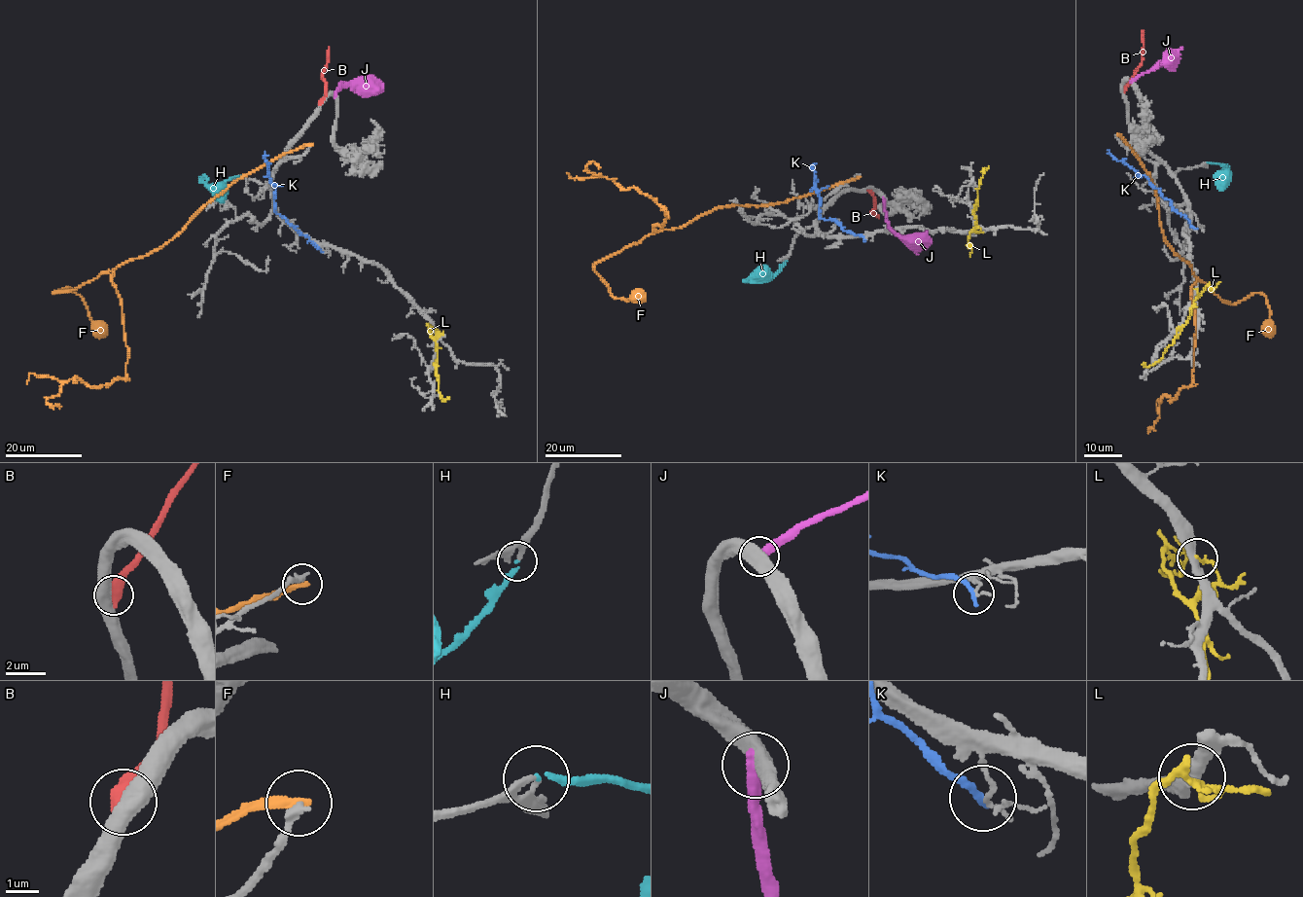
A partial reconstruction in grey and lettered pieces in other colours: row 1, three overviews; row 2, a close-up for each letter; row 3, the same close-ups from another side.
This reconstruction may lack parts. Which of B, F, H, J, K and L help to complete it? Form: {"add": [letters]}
{"add": ["H"]}

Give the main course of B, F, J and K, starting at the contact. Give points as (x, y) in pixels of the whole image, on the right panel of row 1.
B: (1124, 90), (1142, 60), (1143, 29)
F: (1117, 134), (1148, 172), (1164, 239), (1195, 277), (1192, 382), (1161, 398), (1154, 431)
J: (1131, 81), (1157, 69), (1166, 60), (1165, 56), (1172, 54)
K: (1194, 228), (1145, 177), (1117, 161), (1107, 150)

